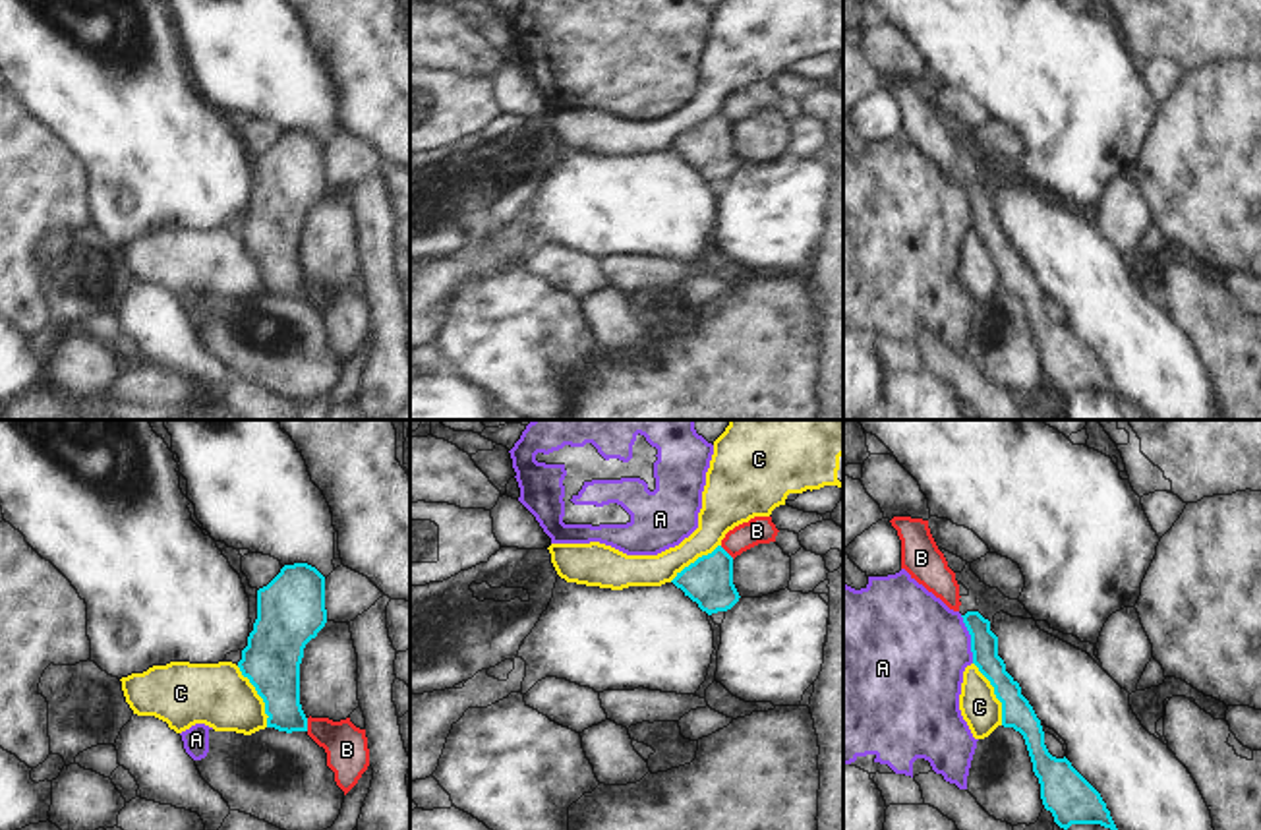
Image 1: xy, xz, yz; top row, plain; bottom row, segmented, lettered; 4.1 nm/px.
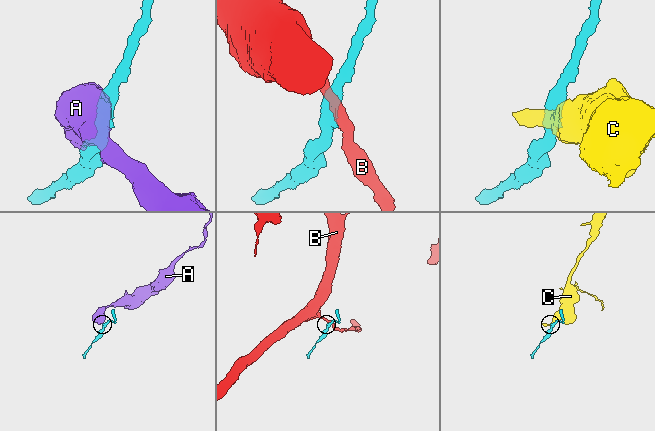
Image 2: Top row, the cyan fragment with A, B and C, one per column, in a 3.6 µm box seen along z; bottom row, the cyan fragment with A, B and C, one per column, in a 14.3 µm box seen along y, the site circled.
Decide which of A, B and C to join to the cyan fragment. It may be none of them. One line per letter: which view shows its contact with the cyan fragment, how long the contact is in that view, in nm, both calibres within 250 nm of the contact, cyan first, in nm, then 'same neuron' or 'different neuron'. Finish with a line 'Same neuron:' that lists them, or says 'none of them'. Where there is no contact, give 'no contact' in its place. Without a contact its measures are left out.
A: meets cyan in yz; contact 200 nm long; 110 nm thick on the cyan side, 460 nm on the other; different neuron
B: meets cyan in xy; contact 60 nm long; 200 nm thick on the cyan side, 180 nm on the other; different neuron
C: meets cyan in xy; contact 280 nm long; 240 nm thick on the cyan side, 260 nm on the other; different neuron
Same neuron: none of them

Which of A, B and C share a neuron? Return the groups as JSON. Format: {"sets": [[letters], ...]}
{"sets": [["A"], ["B"], ["C"]]}

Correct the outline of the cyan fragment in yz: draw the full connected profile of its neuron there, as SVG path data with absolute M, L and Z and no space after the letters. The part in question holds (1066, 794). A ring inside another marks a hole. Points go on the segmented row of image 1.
M967 611L963 623L971 635L973 664L994 687L996 698L1002 702L1002 726L1013 727L1025 739L1033 772L1041 784L1041 799L1046 811L1052 813L1054 822L1068 830L1071 824L1100 824L1118 830L1100 793L1064 758L1056 758L1044 745L1044 731L1029 700L1021 695L1019 683L1006 671L1004 660L998 656L998 637L990 631L990 621L979 611Z

